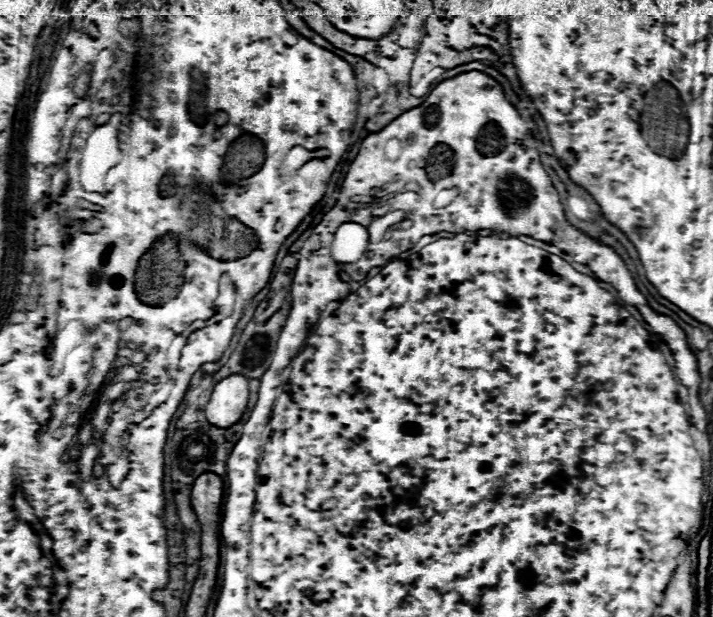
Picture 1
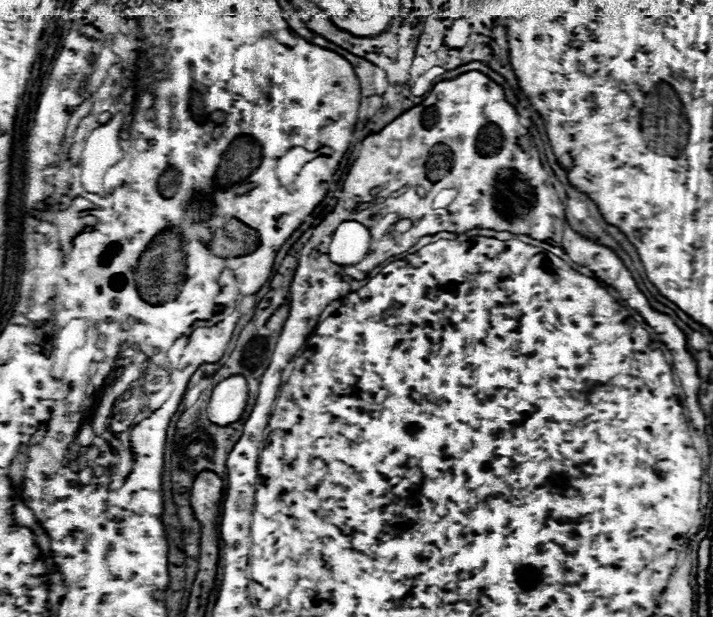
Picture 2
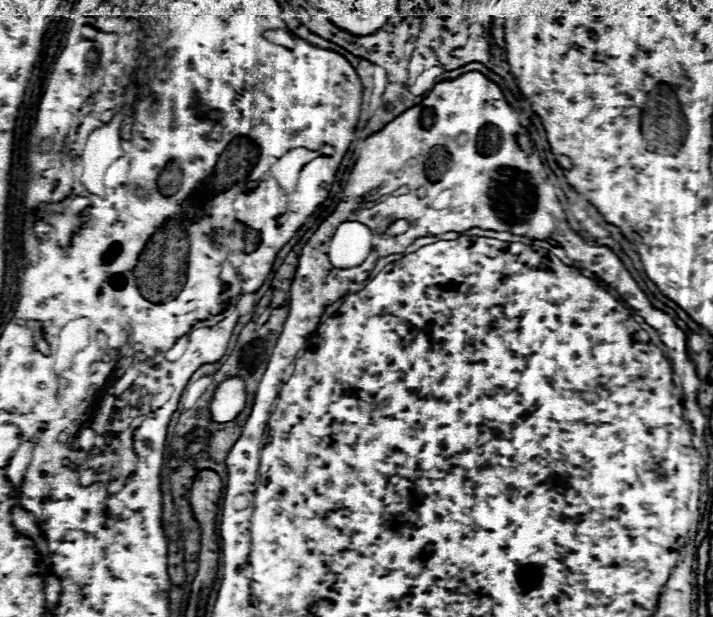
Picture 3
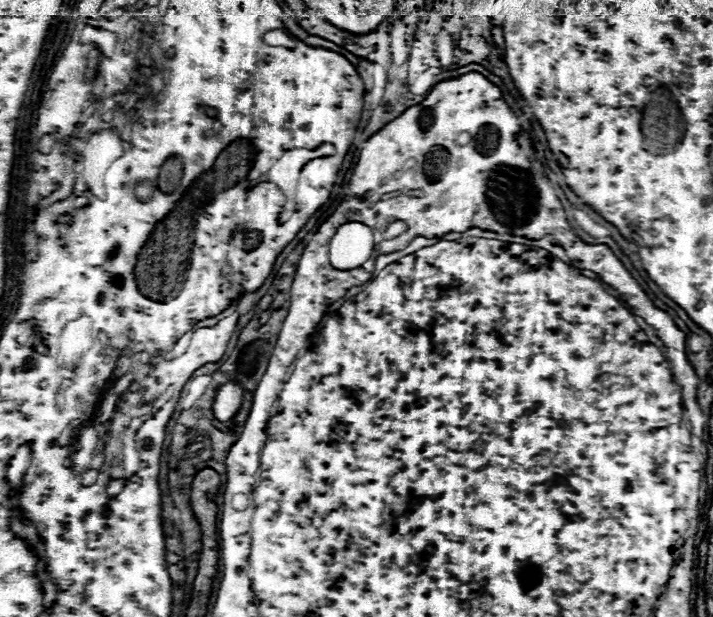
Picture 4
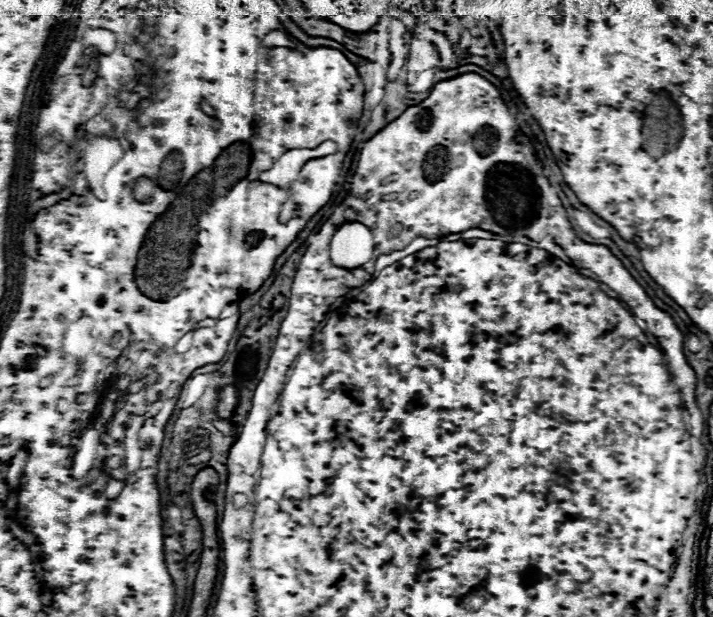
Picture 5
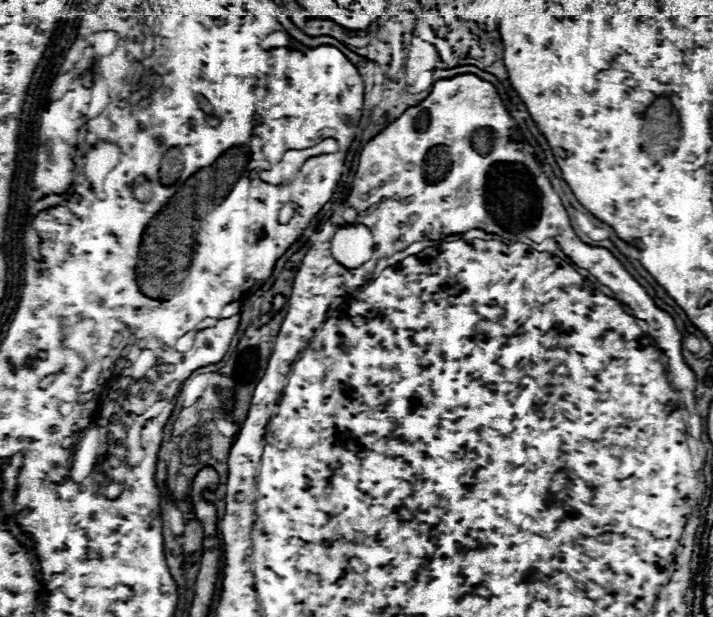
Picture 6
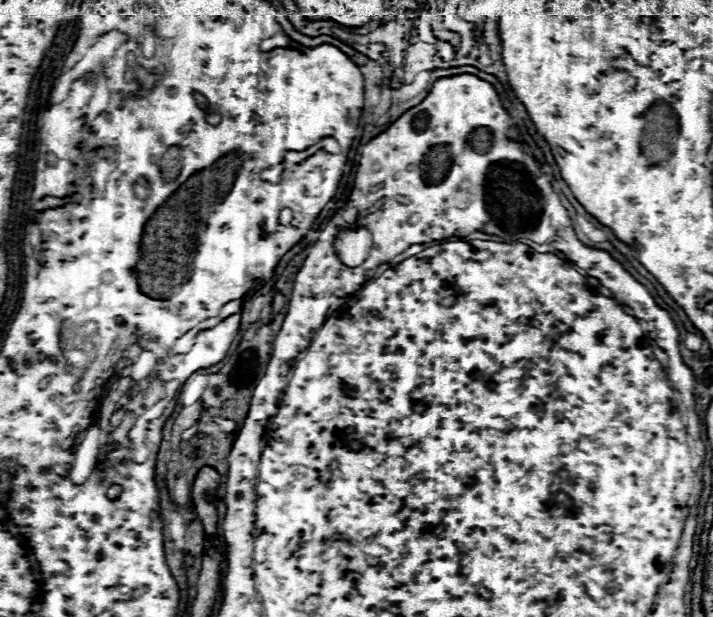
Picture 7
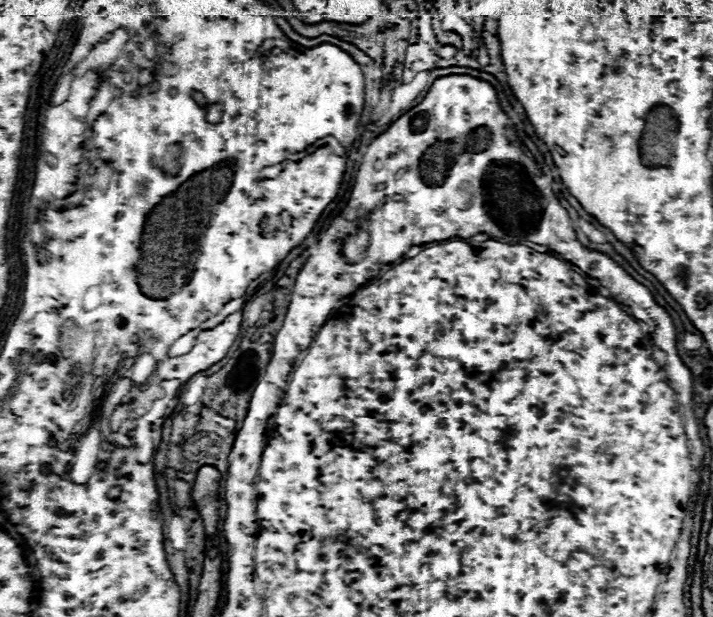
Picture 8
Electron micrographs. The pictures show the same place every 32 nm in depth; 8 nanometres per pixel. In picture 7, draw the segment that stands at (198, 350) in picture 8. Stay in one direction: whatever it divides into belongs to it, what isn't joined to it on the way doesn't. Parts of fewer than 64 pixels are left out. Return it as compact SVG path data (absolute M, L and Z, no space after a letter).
M234 314L226 320L222 320L220 324L216 324L214 328L200 330L196 334L196 342L194 342L192 350L186 354L178 354L178 362L176 362L176 366L172 366L172 376L178 378L180 382L184 382L196 370L218 364L226 356L226 352L238 332L238 326L240 326L240 318L238 318L238 314Z

